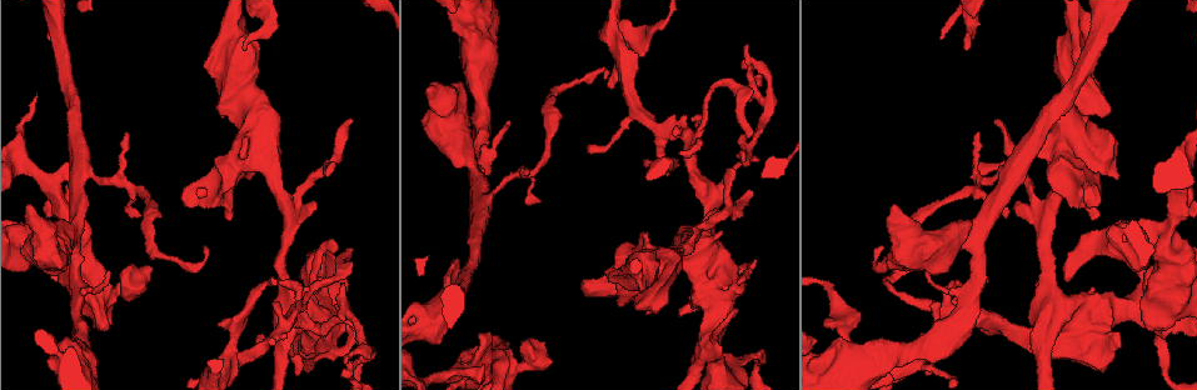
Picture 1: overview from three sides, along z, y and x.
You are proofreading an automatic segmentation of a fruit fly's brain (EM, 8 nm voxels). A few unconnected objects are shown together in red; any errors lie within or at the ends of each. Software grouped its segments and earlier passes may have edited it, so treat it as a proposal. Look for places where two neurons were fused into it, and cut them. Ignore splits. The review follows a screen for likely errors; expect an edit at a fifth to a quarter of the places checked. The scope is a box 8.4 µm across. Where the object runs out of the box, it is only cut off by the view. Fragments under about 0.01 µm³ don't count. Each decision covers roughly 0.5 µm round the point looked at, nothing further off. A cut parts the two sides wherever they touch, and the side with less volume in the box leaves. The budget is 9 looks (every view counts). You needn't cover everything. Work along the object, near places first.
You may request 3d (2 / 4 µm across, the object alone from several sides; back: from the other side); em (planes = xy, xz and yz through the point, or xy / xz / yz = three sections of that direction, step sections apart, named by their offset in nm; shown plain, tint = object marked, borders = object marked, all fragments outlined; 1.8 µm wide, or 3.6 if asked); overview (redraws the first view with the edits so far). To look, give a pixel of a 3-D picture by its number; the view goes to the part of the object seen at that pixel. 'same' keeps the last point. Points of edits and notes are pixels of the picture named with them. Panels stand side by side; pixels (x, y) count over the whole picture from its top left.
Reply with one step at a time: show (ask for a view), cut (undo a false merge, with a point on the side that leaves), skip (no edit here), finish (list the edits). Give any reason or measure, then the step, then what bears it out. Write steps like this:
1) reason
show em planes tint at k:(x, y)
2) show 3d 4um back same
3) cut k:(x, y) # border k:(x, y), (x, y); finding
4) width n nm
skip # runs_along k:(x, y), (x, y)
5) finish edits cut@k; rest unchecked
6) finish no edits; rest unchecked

show em xz step 16 tint at 1:(515, 176)

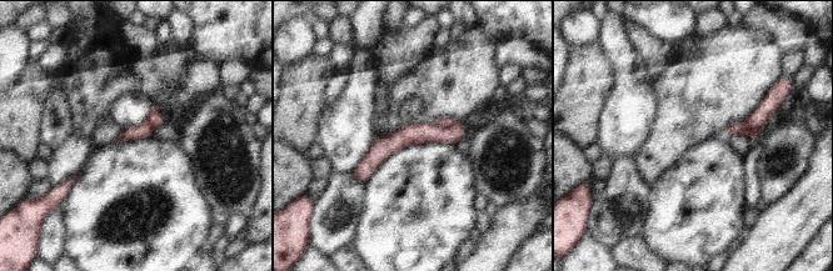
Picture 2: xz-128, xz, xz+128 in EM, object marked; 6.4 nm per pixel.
cut 2:(448, 121) # a second neuron is stuck on

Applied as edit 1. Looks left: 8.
arms run side by side
show em 3.6um planes borders at 1:(689, 143)

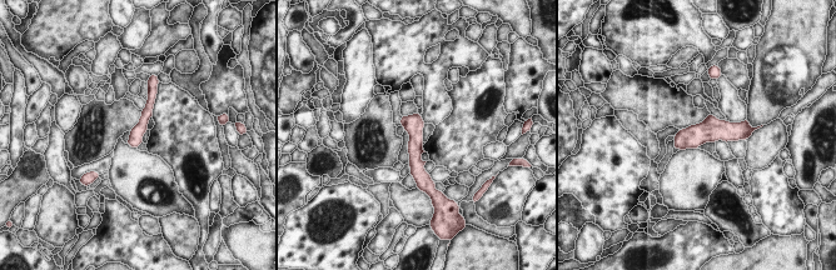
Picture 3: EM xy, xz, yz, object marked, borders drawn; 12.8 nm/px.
skip # runs_along 3:(417, 116), (416, 173); all the same neuron

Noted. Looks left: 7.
looks like a crossing
show 3d 2um at 1:(708, 346)

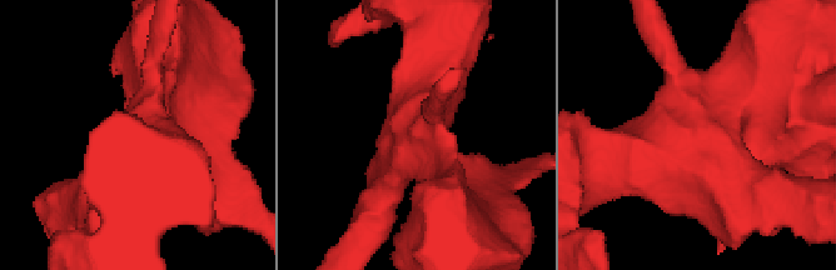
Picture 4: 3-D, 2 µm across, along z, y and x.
show em 3.6um xz step 16 tint at 4:(697, 154)

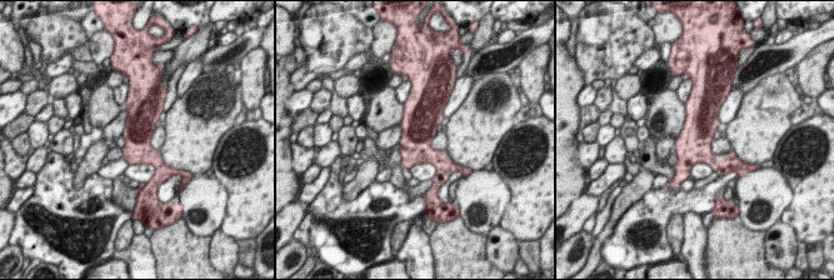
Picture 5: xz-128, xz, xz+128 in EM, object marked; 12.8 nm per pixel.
cut it another way
show em 3.6um planes tint same

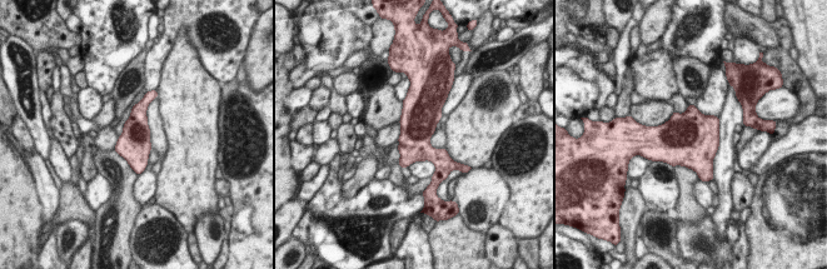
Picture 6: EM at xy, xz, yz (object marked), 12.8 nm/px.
skip # all the same neuron

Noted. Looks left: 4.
abrupt turn
show 3d 4um back at 1:(1177, 193)

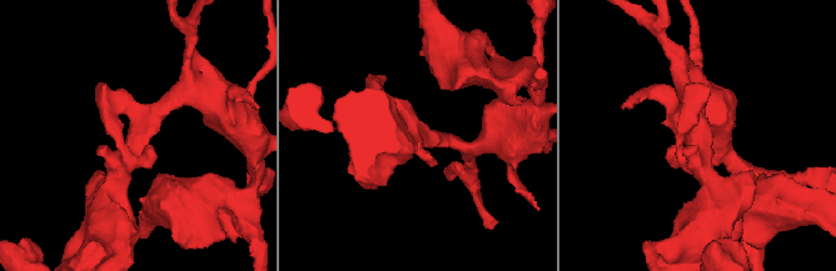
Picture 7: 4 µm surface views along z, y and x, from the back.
shape alone is not enough
show em 3.6um planes tint at 7:(138, 132)

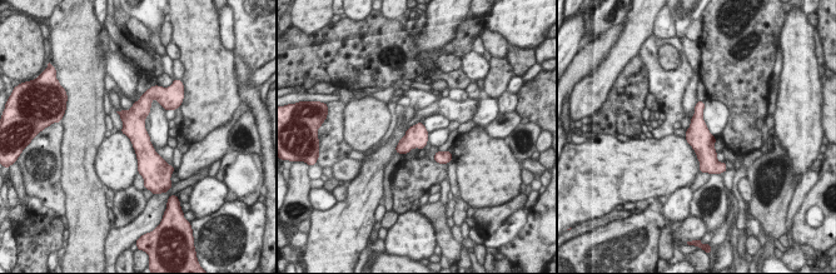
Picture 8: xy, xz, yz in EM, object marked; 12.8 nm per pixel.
width 280 nm
skip # continuous, no second neuron

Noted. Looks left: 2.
finish edits cut@2; rest unchecked

